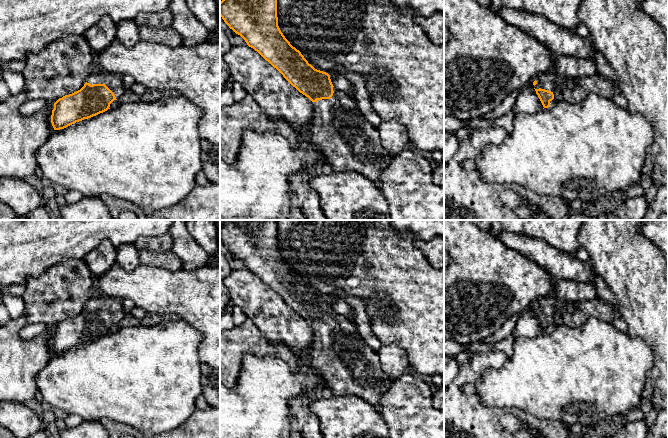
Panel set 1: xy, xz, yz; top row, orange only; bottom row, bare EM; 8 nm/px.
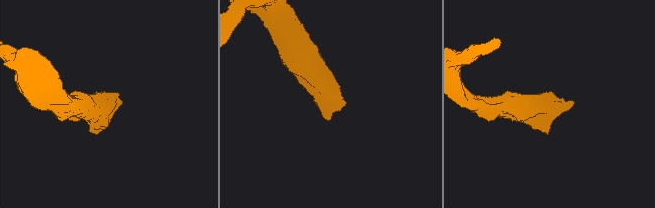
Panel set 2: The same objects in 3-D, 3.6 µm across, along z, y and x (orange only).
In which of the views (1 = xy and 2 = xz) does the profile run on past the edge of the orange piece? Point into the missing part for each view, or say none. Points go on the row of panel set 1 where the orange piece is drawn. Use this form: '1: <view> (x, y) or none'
1: xy (114, 82)
2: xz (348, 142)

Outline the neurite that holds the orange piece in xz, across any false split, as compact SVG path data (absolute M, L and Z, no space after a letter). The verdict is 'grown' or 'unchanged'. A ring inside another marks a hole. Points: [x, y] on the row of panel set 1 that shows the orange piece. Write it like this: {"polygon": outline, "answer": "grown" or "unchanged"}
{"polygon": "M222 0L220 16L249 47L311 100L314 114L307 137L317 143L323 160L331 165L333 171L358 172L380 188L380 174L390 159L390 153L383 147L377 128L365 119L350 94L335 88L330 75L315 69L285 38L278 26L277 0Z", "answer": "grown"}

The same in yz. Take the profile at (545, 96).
{"polygon": "M553 68L535 76L529 85L535 89L544 108L562 101L576 104L590 94L613 99L620 91L616 83L599 73L591 77L570 78L558 74Z", "answer": "grown"}

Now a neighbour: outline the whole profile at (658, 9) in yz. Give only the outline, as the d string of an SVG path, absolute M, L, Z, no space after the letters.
M642 0L640 6L660 25L668 41L668 0Z

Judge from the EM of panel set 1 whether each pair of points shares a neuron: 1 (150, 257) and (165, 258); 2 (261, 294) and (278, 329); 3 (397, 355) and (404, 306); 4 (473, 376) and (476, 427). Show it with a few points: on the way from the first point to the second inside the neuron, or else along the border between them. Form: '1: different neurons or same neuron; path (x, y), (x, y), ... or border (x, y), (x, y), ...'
1: same neuron; path (154, 258), (161, 258)
2: same neuron; path (261, 303), (273, 320)
3: different neurons; border (382, 344), (399, 346), (405, 352), (410, 365)
4: same neuron; path (459, 384), (457, 386), (457, 408), (462, 413)

